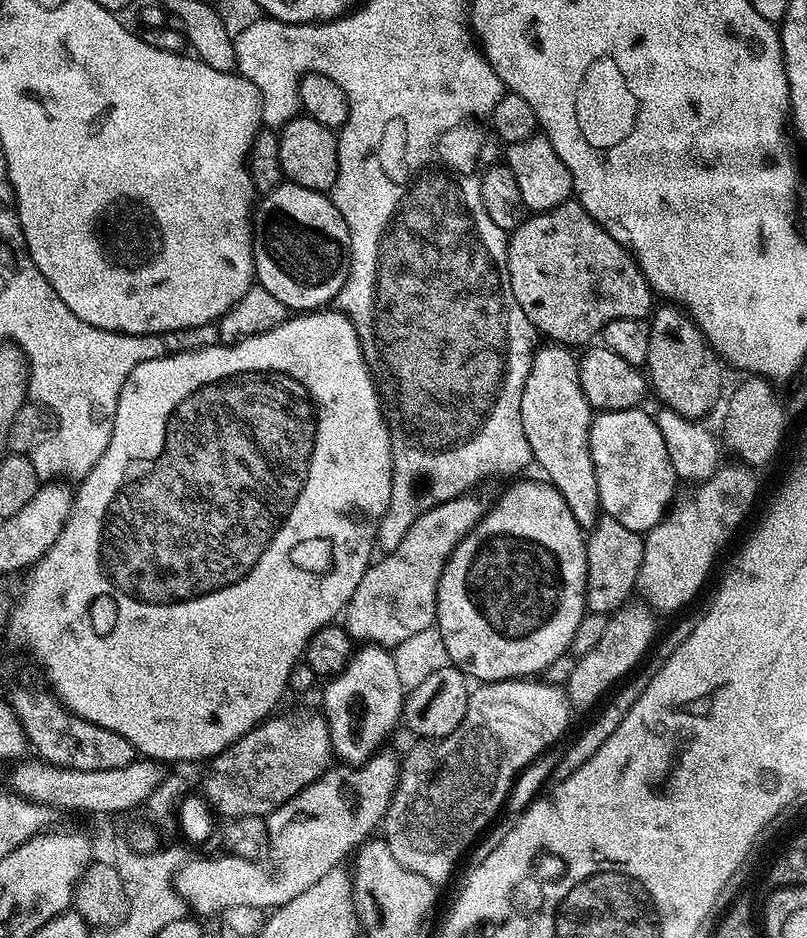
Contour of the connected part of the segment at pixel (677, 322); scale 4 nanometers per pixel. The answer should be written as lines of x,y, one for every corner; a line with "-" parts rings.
664,306
668,308
657,307
650,317
648,324
648,337
650,338
650,350
648,351
648,363
646,365
646,380
656,391
656,396
661,400
663,407
670,411
676,411
679,415
687,419
699,421
706,415
716,403
721,403
722,392
720,396
720,387
724,384
724,368
716,351
711,344
705,340
704,335
700,333
700,328
687,312
676,306

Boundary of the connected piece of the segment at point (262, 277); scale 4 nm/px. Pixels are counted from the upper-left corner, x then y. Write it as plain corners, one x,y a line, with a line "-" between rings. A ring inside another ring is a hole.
281,183
273,192
261,195
252,217
252,261
256,263
255,283
270,290
282,306
296,314
323,309
335,301
348,277
352,261
350,233
342,214
325,193
306,190
297,184

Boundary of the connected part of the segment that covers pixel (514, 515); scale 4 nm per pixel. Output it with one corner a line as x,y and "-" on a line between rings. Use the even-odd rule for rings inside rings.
520,480
510,485
500,501
489,507
456,543
444,562
436,591
435,627
444,637
451,663
476,682
532,678
543,673
554,658
571,649
574,630
578,630
578,622
586,611
585,533
574,522
566,498
558,494
553,484
540,480

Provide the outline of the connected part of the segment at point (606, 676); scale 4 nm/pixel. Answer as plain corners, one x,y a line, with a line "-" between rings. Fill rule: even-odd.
625,606
611,613
606,630
602,633
602,639
598,641
598,646
594,646
590,654
576,660
574,670
566,685
568,702
573,709
592,707
595,709
601,703
600,695
615,680
623,681
645,659
646,653
653,647
654,637
657,635
656,624
652,621
653,613
644,606
632,607

